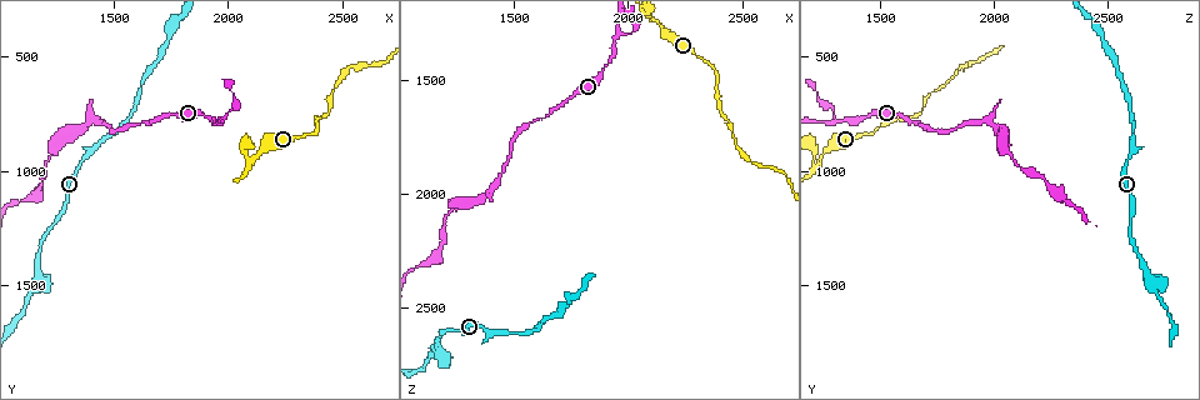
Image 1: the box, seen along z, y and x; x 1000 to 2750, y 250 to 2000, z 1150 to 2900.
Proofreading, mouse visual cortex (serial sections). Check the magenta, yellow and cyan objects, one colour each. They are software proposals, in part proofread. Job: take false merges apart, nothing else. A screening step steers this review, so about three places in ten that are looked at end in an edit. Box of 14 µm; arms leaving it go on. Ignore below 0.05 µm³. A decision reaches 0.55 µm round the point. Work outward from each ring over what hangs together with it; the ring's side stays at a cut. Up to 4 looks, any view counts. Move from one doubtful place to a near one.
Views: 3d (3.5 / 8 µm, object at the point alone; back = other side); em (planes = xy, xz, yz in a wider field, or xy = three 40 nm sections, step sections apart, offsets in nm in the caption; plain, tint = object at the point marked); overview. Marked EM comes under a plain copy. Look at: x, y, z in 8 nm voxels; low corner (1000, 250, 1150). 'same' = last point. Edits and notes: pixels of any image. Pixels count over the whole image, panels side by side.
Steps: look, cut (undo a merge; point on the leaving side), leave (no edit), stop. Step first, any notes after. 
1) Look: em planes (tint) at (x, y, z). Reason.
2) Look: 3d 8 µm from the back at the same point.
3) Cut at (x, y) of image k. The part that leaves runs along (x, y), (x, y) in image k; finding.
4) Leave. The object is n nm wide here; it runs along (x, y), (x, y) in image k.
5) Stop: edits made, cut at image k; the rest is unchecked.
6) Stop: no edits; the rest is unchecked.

Look: 3d 3.5 µm at (1960, 780, 1310). Three arms meet.

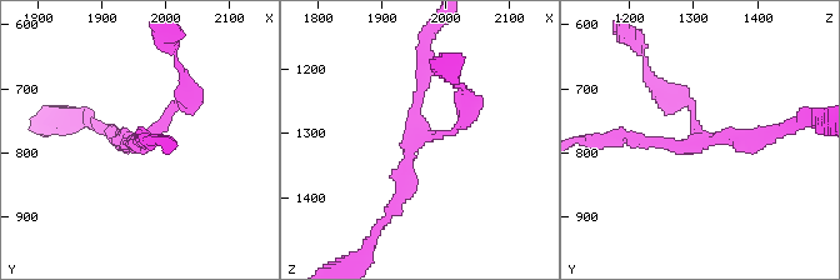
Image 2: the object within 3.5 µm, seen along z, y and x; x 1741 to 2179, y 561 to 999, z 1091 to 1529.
Leave. It runs along (395, 205), (406, 148), (449, 135), (468, 106) in image 2; one cell here.

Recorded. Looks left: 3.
Look: 3d 3.5 µm at (1180, 1490, 2680). Branch point.

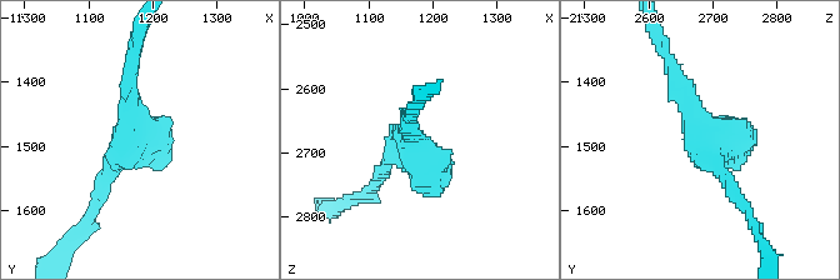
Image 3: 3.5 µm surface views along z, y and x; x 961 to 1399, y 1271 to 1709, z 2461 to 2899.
Look: em xy step 1 (tint) at (1165, 1495, 2695). Need the tissue.

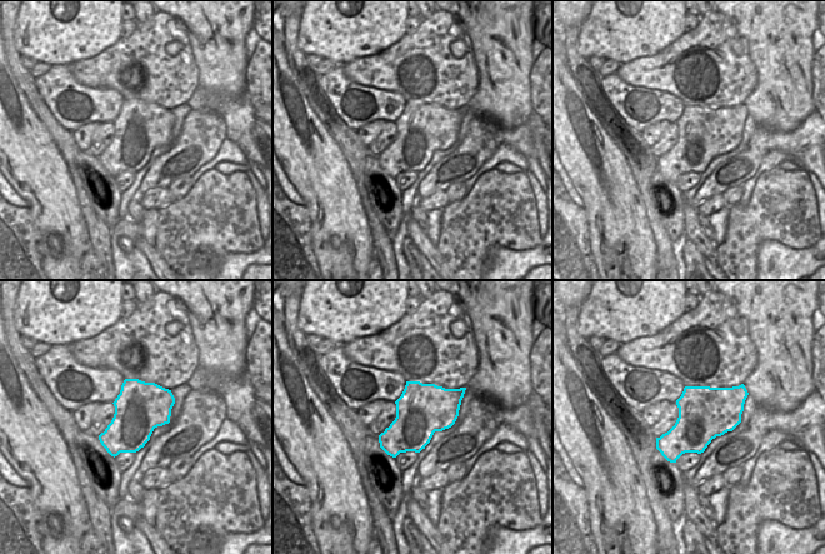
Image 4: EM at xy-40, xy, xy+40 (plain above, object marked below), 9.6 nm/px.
Leave. It runs along (673, 66), (740, 170) in image 3; all the same cell.

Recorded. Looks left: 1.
Stop: no edits; the rest is unchecked.

